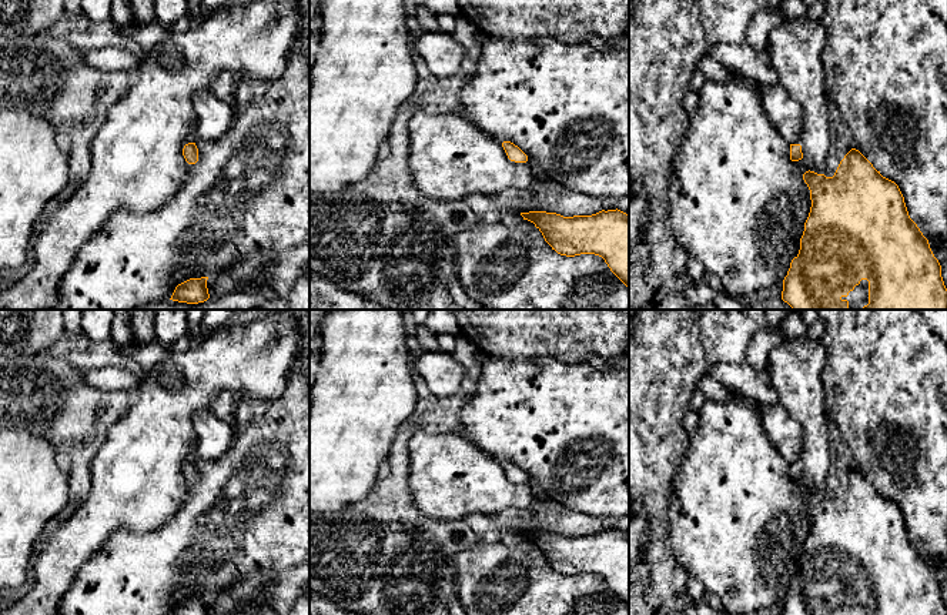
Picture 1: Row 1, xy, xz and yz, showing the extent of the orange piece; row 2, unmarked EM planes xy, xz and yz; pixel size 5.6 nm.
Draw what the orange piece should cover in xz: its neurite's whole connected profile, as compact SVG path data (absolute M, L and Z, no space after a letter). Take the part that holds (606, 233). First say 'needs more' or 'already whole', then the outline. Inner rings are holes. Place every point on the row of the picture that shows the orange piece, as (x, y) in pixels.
already whole | M602 210L592 215L563 217L556 213L521 213L535 224L545 241L560 255L595 254L629 287L629 214Z

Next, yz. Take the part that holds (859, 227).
needs more | M856 148L840 161L833 177L806 171L812 207L799 254L783 280L782 300L793 310L947 310L941 265L928 240L910 218L899 185L883 177Z

